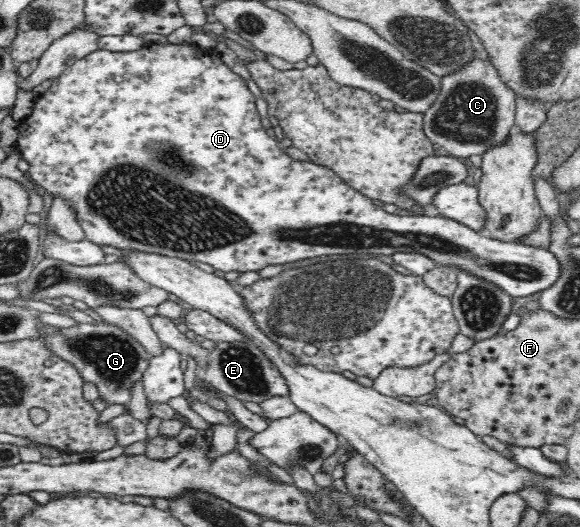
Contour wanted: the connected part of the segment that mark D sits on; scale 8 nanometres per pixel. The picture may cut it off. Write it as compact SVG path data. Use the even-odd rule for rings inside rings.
M151 43L131 52L113 52L97 49L83 59L74 61L60 77L53 79L47 91L34 99L32 113L20 121L20 135L16 144L21 156L31 163L29 169L34 184L40 184L54 196L68 198L76 208L76 218L86 234L95 244L113 245L119 249L130 248L144 252L160 253L191 262L202 261L223 272L260 271L272 263L288 263L298 259L342 253L422 253L436 261L437 265L456 264L471 275L492 280L496 286L504 288L510 297L528 297L554 285L562 276L562 262L556 254L546 248L516 244L514 241L494 239L485 233L477 232L467 225L447 218L426 215L390 214L376 206L369 197L356 191L342 177L330 168L318 165L312 160L293 159L264 128L260 114L256 110L256 98L250 92L246 80L236 75L221 57L213 50L188 43Z

